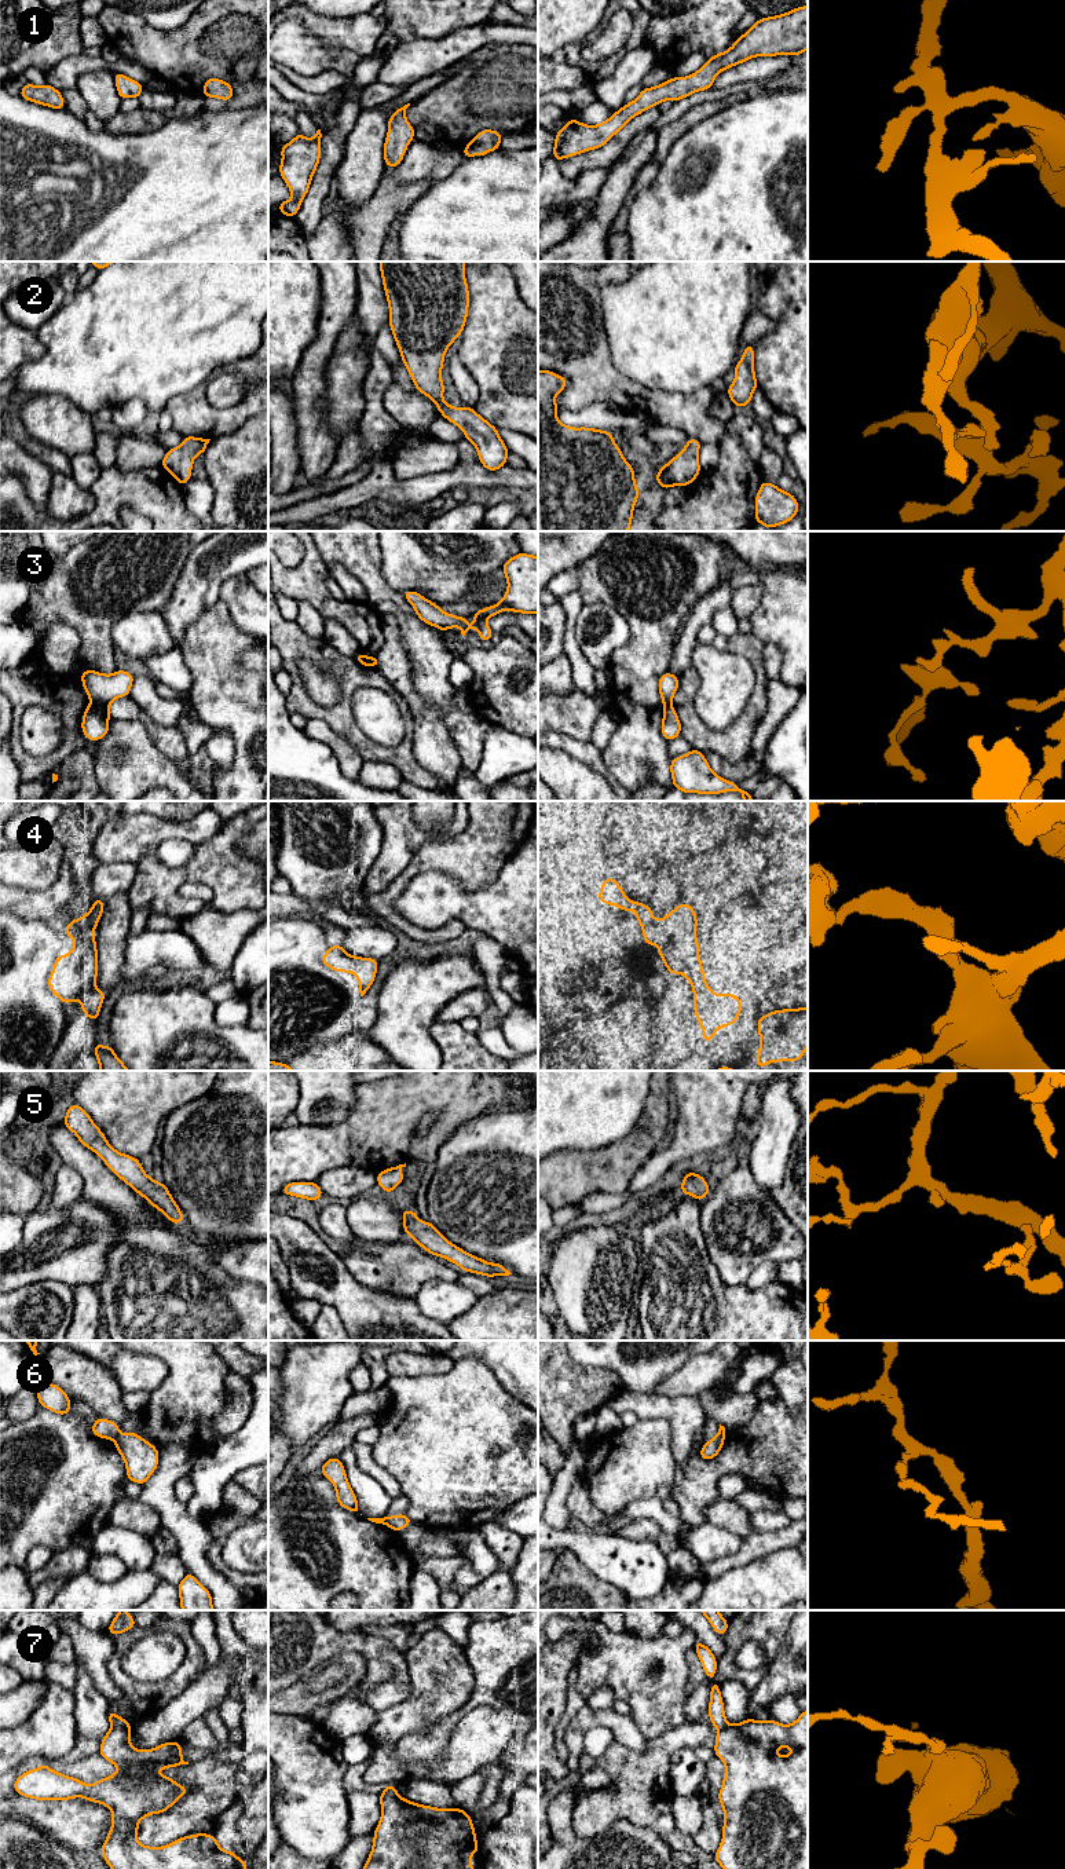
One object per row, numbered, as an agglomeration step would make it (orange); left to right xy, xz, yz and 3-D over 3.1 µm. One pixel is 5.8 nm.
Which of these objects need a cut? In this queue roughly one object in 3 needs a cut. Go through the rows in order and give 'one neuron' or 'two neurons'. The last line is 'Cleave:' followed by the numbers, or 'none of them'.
1: one neuron
2: one neuron
3: two neurons
4: one neuron
5: one neuron
6: two neurons
7: two neurons
Cleave: 3, 6, 7

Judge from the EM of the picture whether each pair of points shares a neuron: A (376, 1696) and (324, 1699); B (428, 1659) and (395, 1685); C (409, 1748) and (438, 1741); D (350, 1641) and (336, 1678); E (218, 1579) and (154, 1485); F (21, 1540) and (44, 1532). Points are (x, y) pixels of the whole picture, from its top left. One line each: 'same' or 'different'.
A: different
B: different
C: same
D: different
E: same
F: same

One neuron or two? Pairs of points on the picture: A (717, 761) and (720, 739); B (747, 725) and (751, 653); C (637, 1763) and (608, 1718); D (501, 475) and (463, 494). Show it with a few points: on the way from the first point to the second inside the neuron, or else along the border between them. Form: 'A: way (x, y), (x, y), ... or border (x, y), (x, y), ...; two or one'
A: border (702, 750), (710, 750), (731, 763), (750, 754); two
B: way (756, 708), (760, 694), (758, 670); one
C: border (614, 1740), (635, 1751), (643, 1751), (647, 1745); two
D: border (467, 486), (457, 485), (449, 489); two

